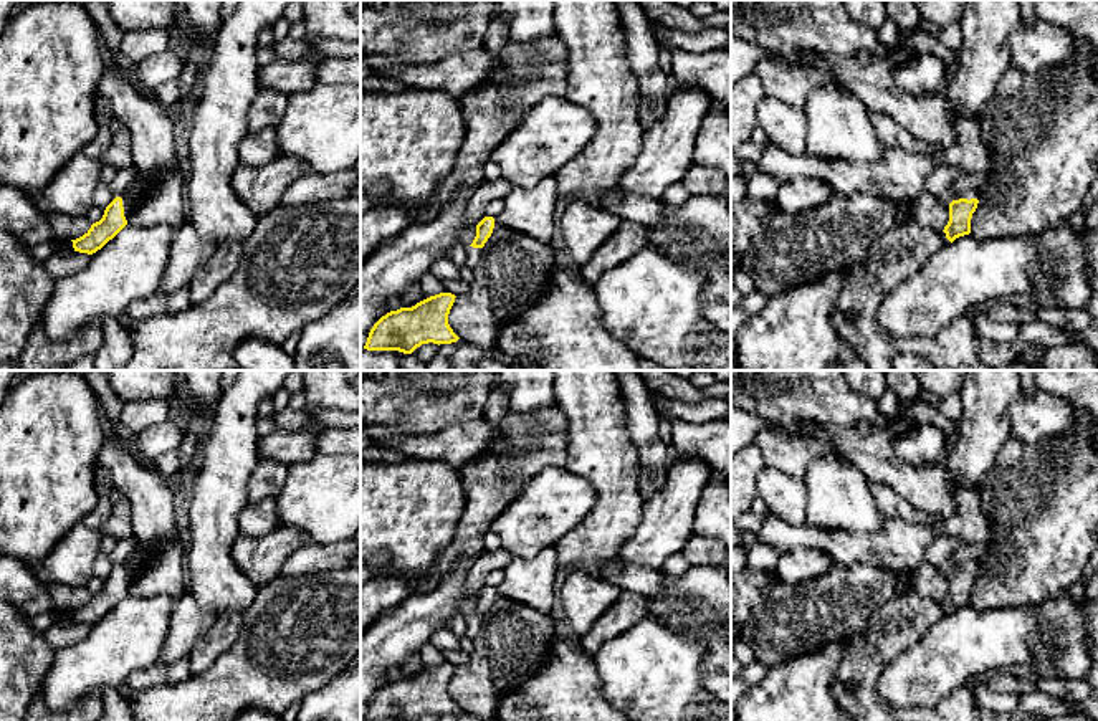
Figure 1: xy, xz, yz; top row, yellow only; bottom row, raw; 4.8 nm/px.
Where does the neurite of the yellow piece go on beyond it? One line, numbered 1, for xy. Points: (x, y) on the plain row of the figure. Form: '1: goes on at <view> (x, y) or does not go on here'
1: does not go on here

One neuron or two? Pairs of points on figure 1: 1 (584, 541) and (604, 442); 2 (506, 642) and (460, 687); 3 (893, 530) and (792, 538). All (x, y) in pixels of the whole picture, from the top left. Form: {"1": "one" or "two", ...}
{"1": "one", "2": "one", "3": "one"}

